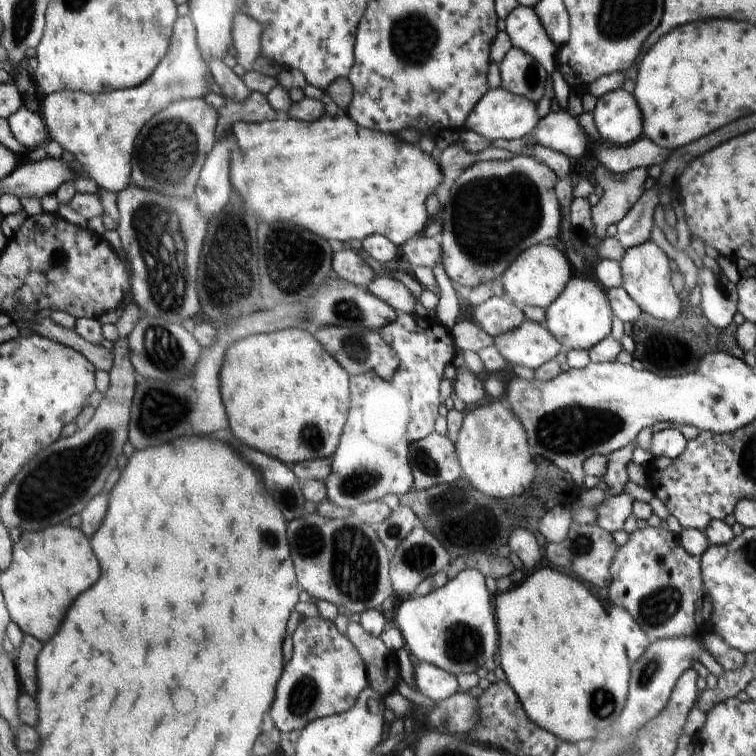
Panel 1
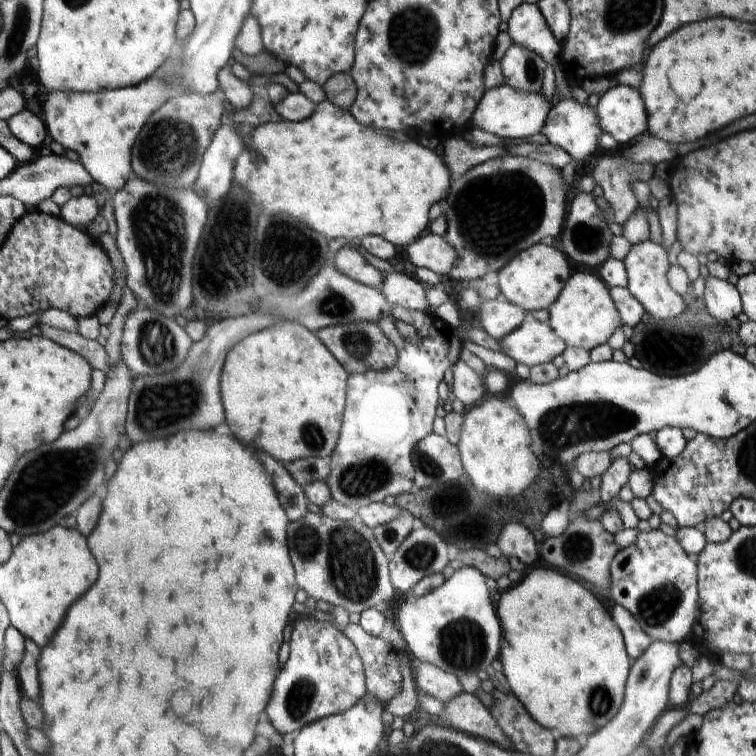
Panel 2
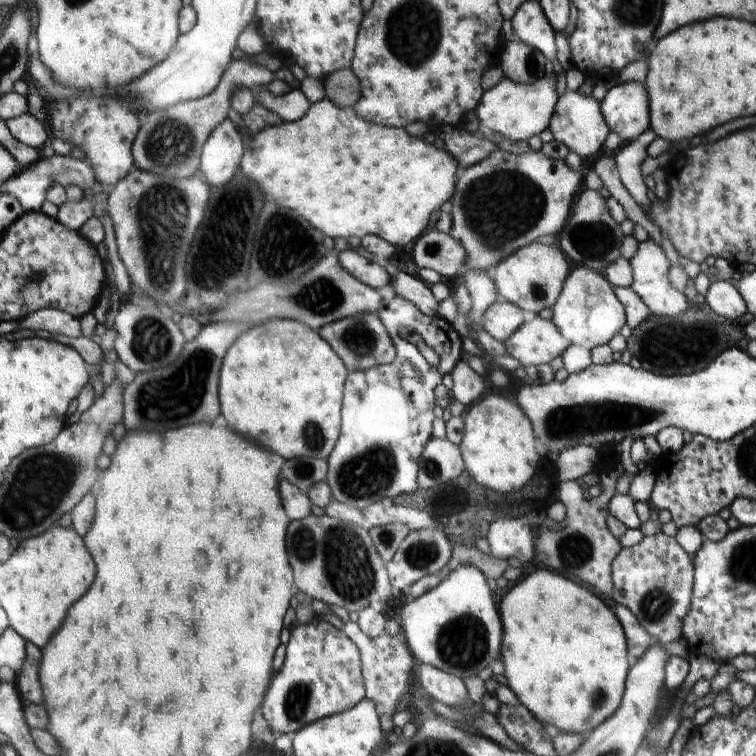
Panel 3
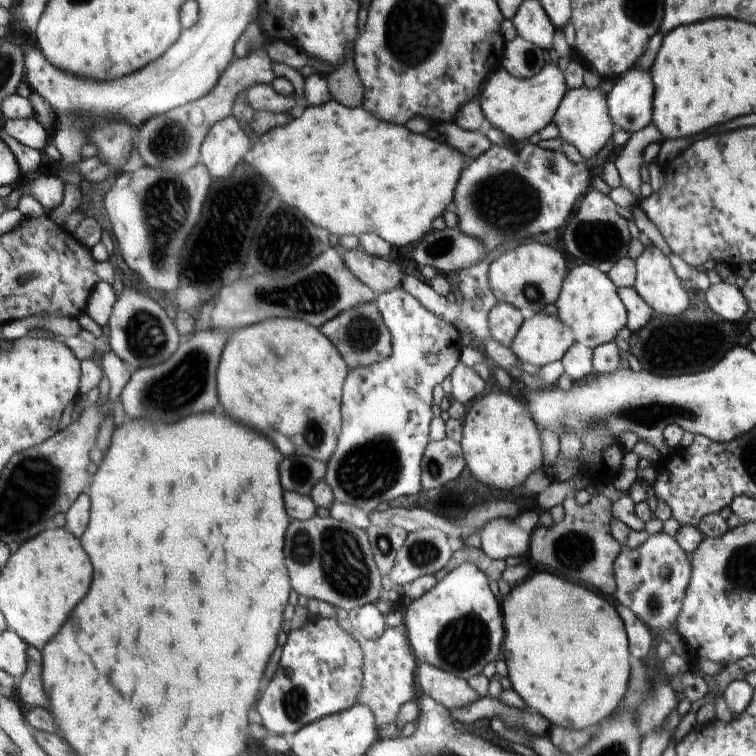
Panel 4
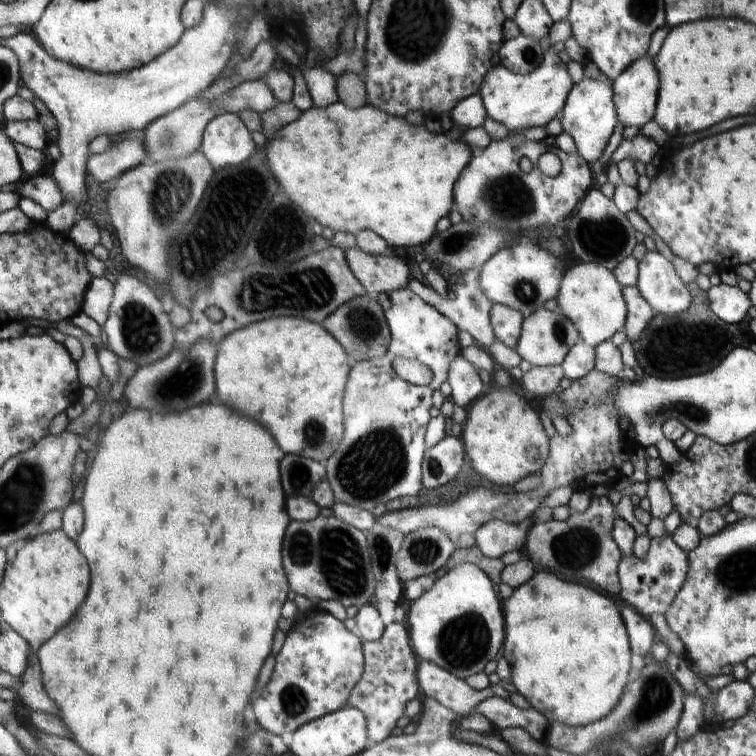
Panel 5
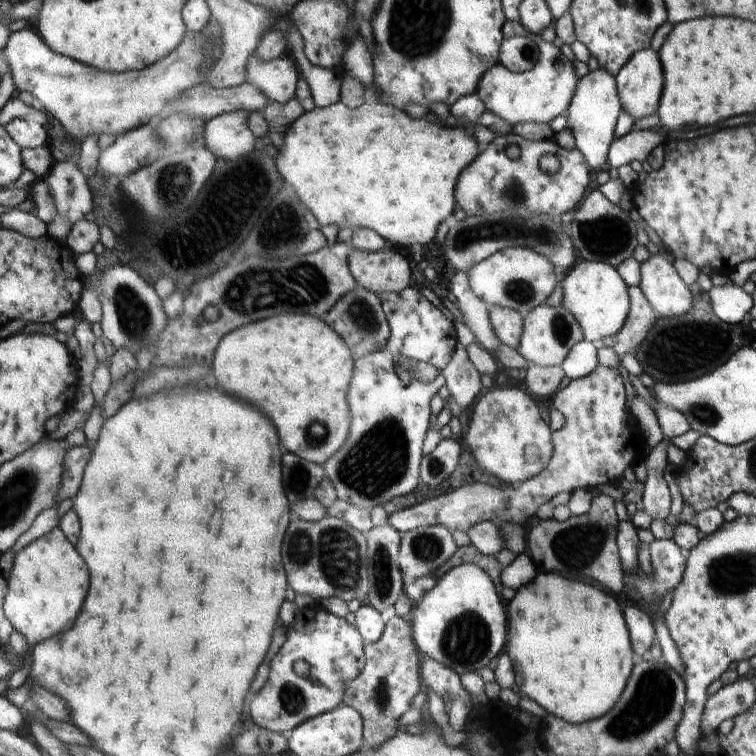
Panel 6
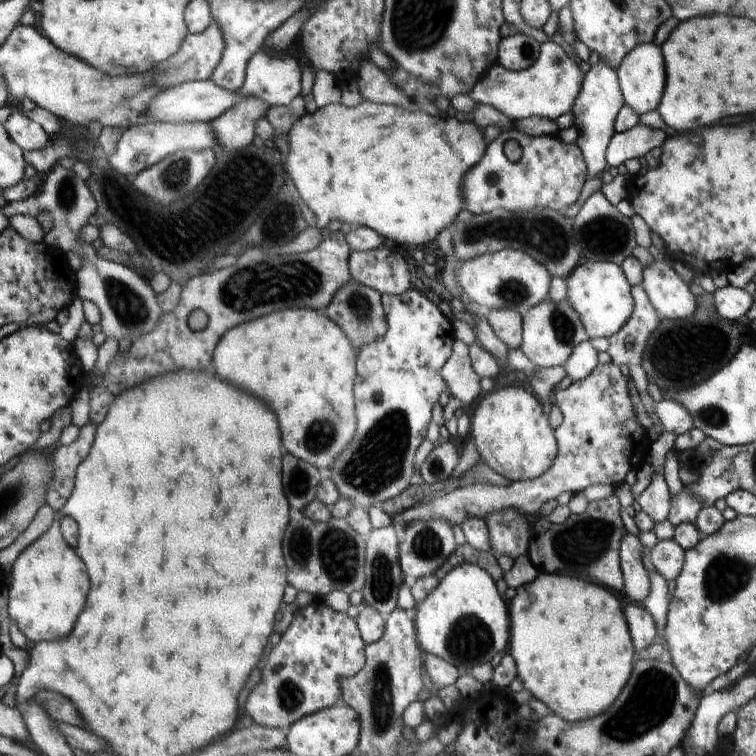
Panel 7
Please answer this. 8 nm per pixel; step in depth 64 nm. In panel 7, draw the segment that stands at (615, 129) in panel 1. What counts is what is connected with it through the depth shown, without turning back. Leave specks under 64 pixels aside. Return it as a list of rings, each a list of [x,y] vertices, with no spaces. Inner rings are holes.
[[[640,45],[621,63],[617,74],[624,102],[639,115],[659,108],[666,92],[666,63],[659,46]]]

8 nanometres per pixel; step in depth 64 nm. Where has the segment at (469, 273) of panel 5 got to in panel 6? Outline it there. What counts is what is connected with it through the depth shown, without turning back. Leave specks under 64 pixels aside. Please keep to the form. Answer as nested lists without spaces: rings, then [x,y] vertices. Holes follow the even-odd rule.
[[[458,271],[449,281],[450,289],[456,296],[456,308],[462,314],[463,322],[475,336],[474,342],[482,345],[488,352],[494,354],[501,343],[493,329],[488,305],[472,290],[469,274]]]

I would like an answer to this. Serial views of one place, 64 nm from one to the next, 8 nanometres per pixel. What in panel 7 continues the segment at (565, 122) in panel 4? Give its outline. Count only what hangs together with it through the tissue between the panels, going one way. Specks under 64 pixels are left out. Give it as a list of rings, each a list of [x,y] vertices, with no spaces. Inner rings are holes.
[[[599,59],[594,66],[590,67],[584,77],[582,89],[578,100],[572,105],[572,122],[578,131],[576,145],[583,151],[583,157],[588,163],[588,174],[591,178],[600,177],[608,170],[606,147],[614,136],[614,122],[616,114],[624,106],[623,91],[619,85],[619,75],[608,63]]]

